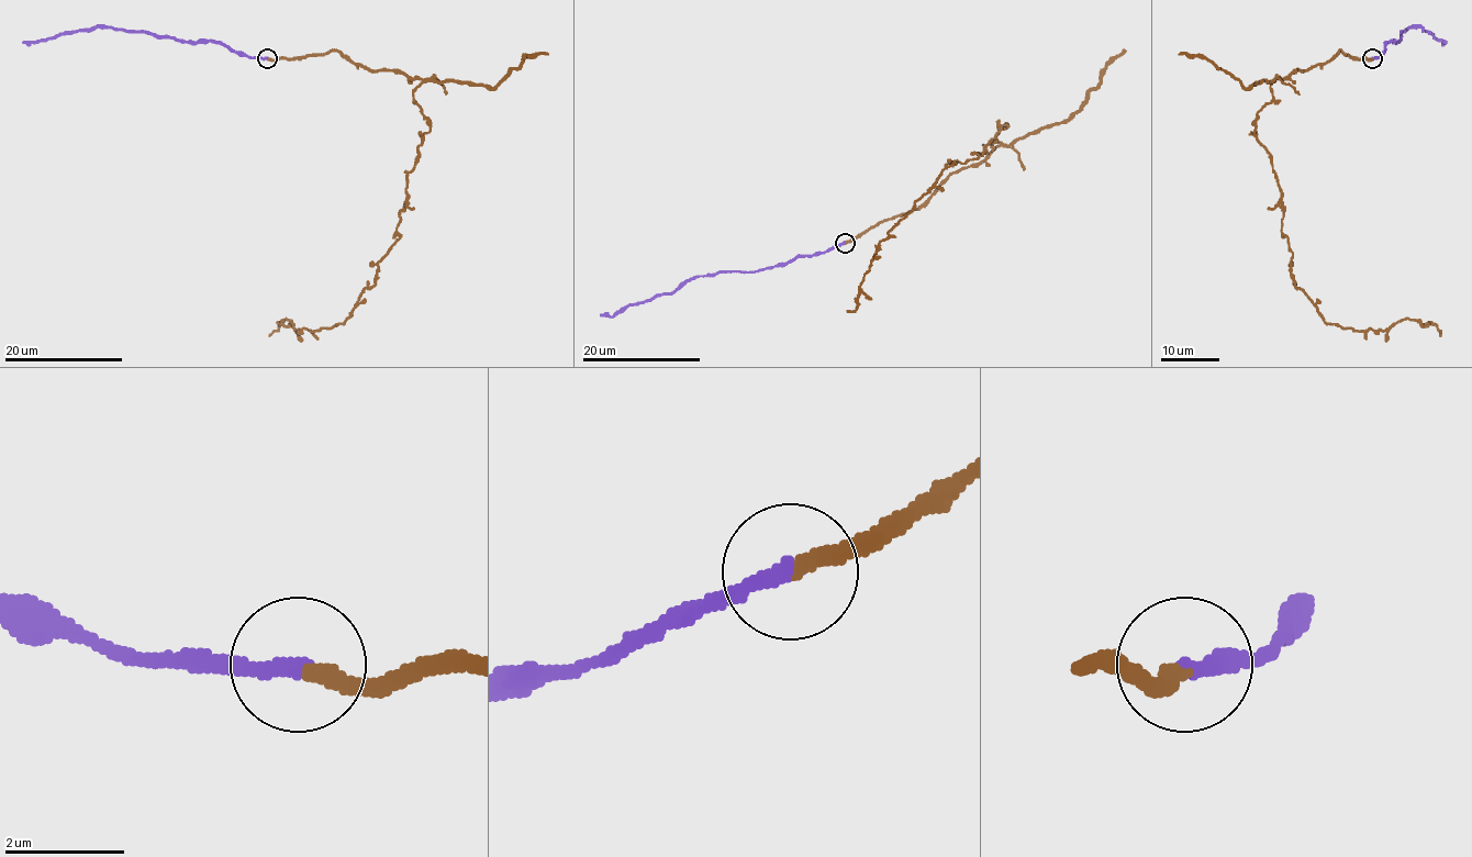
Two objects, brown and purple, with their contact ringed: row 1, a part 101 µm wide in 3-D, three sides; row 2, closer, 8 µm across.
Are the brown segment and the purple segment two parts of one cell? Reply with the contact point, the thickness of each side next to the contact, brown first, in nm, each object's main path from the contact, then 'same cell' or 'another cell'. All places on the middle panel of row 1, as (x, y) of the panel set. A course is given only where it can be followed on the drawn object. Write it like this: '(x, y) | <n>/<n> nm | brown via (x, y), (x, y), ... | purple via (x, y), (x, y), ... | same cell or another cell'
(845, 243) | 280/280 nm | brown via (844, 243), (977, 166), (1007, 125), (985, 152), (944, 169), (889, 233), (847, 311) | purple via (844, 243), (825, 252), (748, 273), (725, 271), (695, 276), (670, 293), (626, 304), (612, 316), (600, 313) | another cell

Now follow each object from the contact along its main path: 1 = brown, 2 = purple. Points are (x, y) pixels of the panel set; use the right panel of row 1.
1: (1372, 59), (1340, 51), (1275, 78), (1255, 134), (1293, 282), (1323, 320), (1362, 331), (1418, 320), (1440, 335)
2: (1372, 57), (1381, 55), (1386, 43), (1397, 42), (1409, 26), (1419, 26), (1446, 42), (1442, 43)

